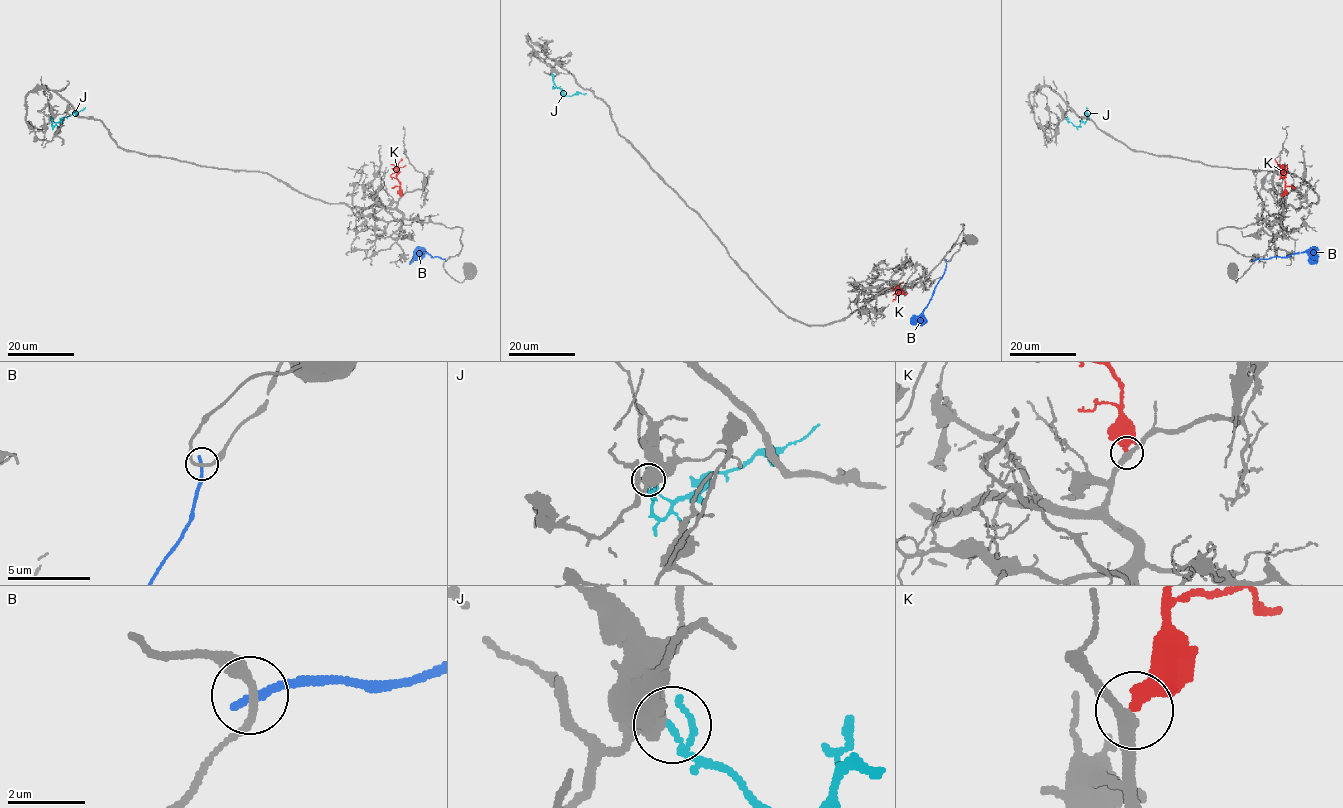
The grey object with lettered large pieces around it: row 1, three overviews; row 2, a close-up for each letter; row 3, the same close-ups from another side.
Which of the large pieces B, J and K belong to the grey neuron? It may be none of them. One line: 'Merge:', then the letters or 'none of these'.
Merge: K

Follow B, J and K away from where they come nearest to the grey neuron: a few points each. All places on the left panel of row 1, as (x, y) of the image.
B: (445, 260), (423, 252), (409, 263)
J: (51, 118), (54, 126), (85, 107)
K: (401, 196), (396, 175), (401, 158)

